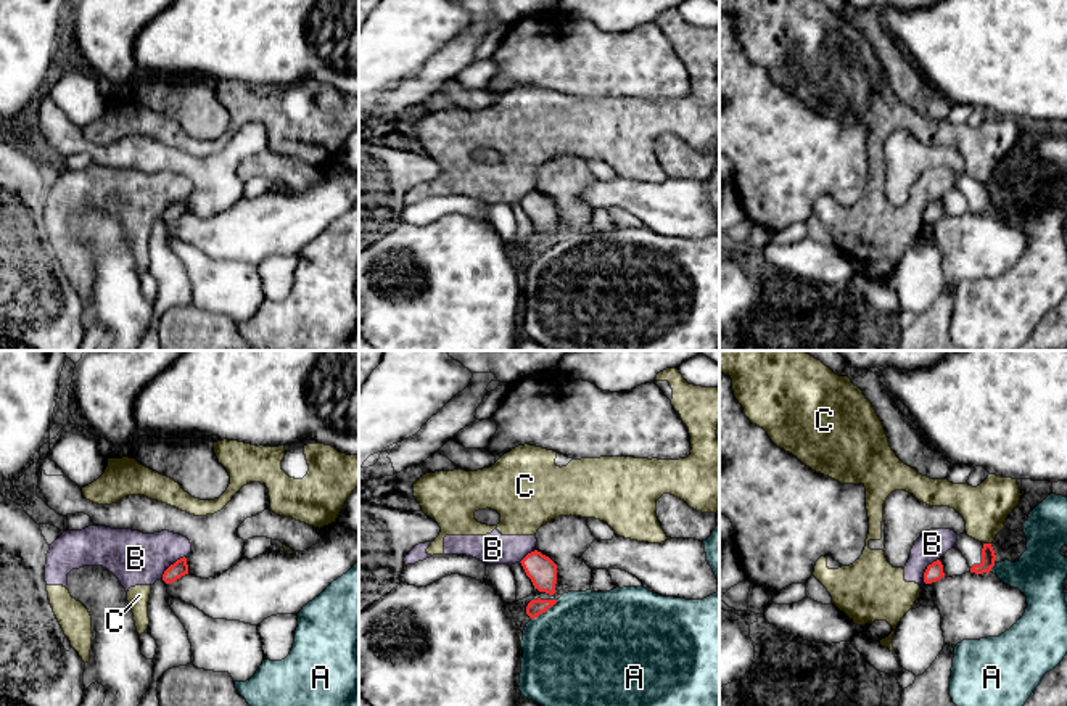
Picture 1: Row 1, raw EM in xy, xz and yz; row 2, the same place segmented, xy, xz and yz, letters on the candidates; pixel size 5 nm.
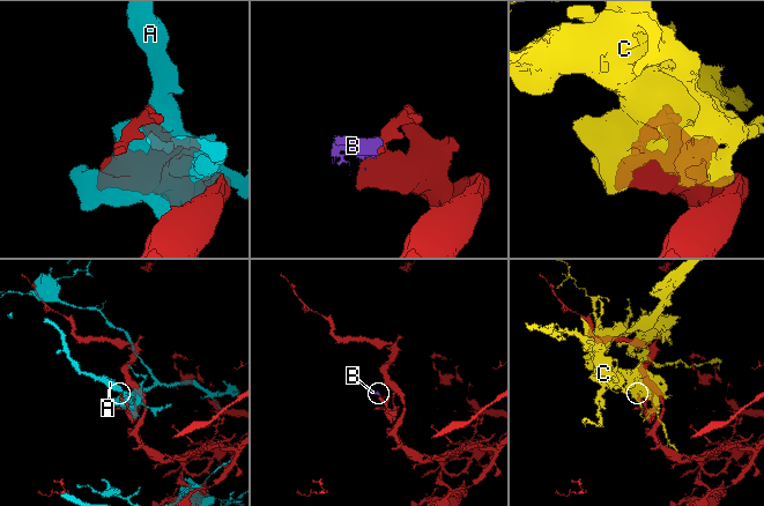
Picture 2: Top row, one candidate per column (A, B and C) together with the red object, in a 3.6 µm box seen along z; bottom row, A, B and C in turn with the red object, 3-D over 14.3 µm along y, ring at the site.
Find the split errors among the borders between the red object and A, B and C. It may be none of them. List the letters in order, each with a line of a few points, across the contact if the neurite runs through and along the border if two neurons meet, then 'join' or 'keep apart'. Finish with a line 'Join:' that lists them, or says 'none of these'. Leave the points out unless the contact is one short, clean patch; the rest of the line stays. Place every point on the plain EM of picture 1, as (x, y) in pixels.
A: keep apart
B: line yz (939, 198), (927, 206), (924, 222); keep apart
C: keep apart
Join: none of these

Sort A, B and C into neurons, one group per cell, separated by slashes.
A / B C

